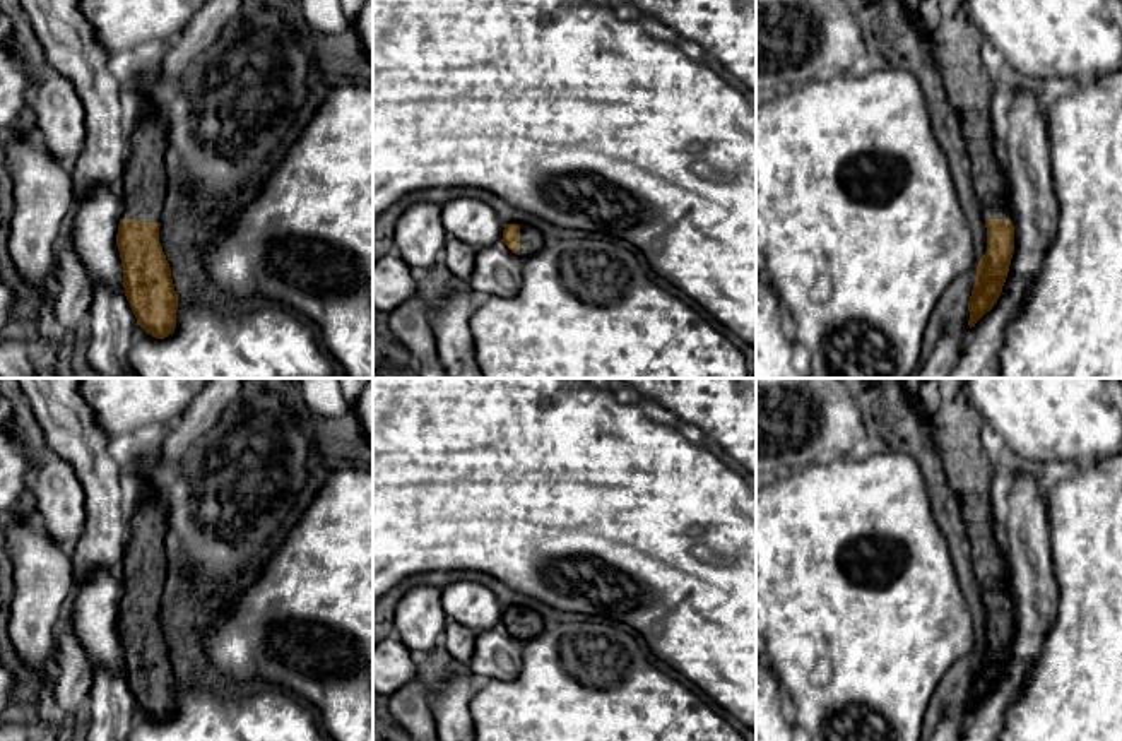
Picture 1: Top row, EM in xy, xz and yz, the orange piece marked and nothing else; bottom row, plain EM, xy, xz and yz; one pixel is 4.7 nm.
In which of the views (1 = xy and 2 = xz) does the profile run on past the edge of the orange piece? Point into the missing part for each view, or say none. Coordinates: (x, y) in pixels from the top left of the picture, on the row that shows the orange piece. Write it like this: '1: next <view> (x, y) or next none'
1: next xy (144, 187)
2: next xz (531, 238)

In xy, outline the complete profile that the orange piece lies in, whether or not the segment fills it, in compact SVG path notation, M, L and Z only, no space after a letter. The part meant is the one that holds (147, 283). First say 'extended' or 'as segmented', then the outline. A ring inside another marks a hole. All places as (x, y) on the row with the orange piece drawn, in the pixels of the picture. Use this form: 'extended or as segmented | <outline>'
extended | M137 91L139 113L128 139L130 152L120 181L121 214L116 246L130 308L147 334L164 339L176 329L178 294L159 243L169 193L164 110Z

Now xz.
extended | M505 224L503 243L517 255L529 257L544 246L544 234L529 224Z

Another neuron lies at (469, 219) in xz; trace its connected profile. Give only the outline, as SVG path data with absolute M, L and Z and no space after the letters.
M475 197L446 202L441 207L441 219L448 238L457 238L477 250L503 240L505 222L491 205Z

